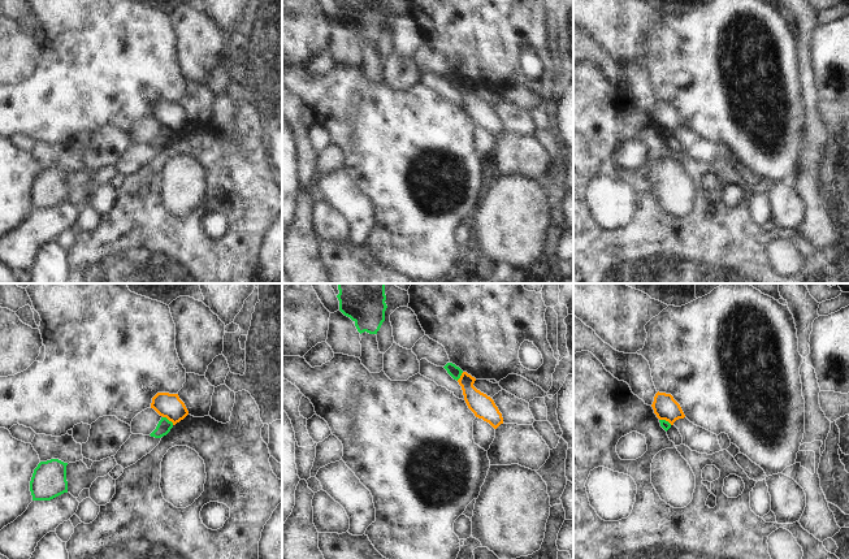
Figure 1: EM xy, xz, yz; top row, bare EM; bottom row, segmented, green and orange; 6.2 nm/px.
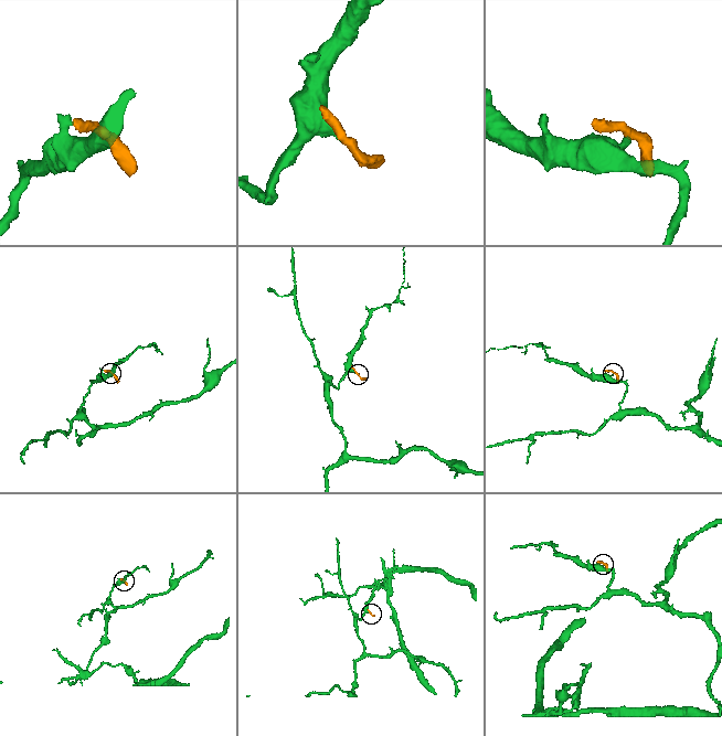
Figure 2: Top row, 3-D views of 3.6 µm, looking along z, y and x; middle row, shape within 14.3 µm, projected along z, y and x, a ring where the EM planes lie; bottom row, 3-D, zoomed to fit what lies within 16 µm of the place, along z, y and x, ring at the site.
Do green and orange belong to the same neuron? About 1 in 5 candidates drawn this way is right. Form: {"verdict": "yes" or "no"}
{"verdict": "no"}

